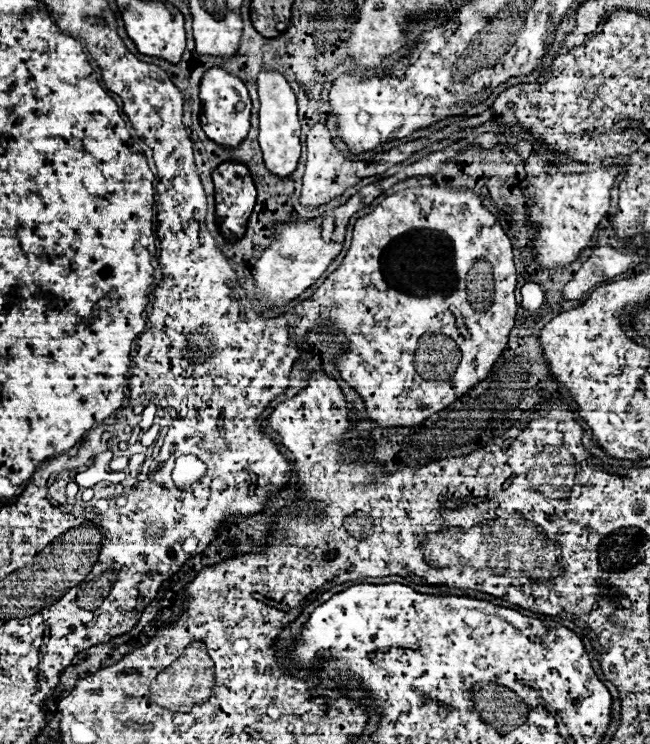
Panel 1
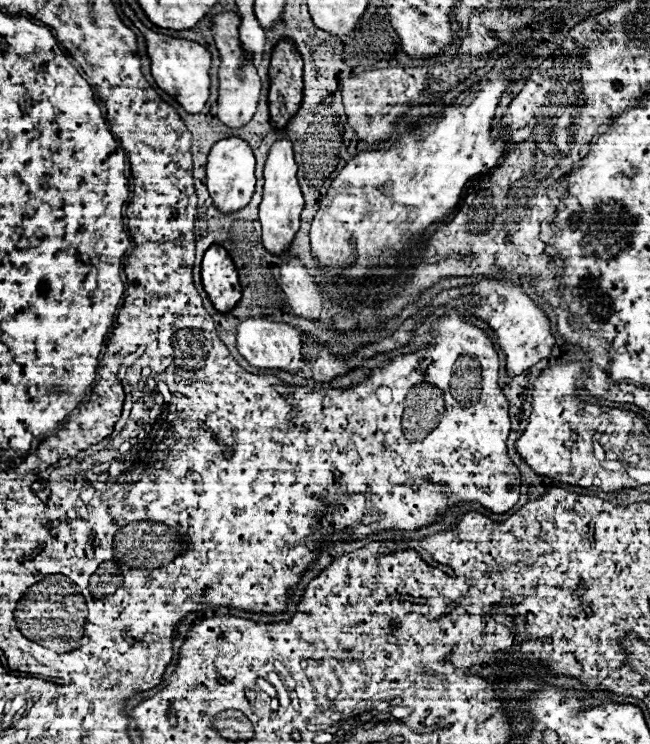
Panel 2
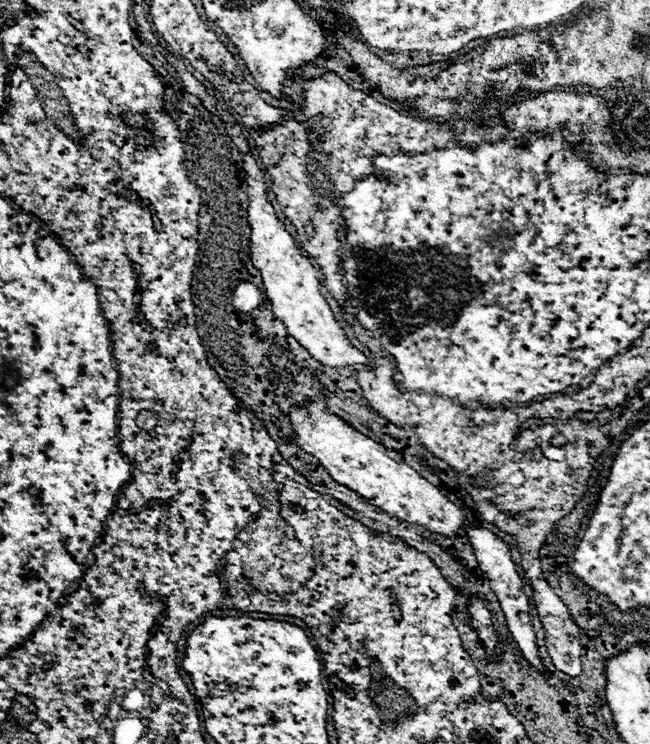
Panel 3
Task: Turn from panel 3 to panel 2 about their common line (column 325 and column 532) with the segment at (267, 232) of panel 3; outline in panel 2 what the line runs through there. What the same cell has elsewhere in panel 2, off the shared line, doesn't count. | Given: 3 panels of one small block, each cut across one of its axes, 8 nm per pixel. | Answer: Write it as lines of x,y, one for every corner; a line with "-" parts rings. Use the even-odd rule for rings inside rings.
482,278
472,288
472,294
480,296
480,302
476,302
474,316
486,320
496,332
500,348
506,354
506,368
510,376
516,376
540,362
542,358
550,356
550,350
556,342
550,334
550,320
544,310
524,292
522,284
496,278

